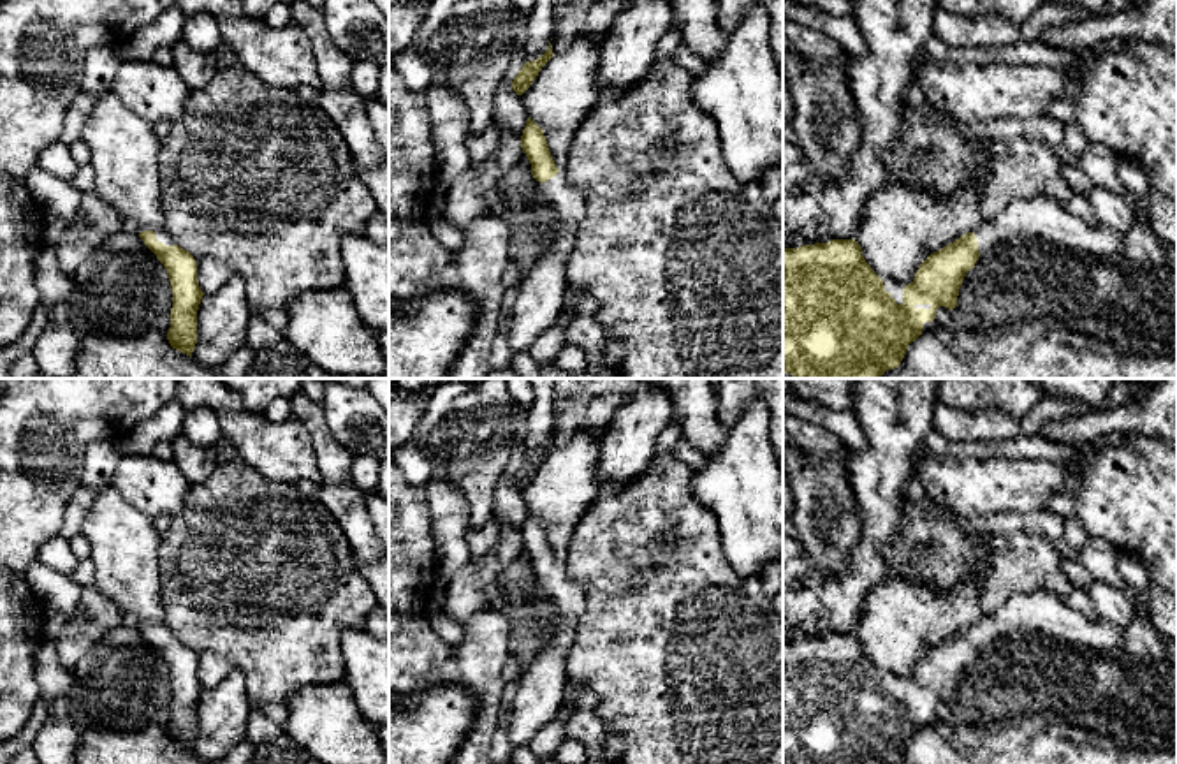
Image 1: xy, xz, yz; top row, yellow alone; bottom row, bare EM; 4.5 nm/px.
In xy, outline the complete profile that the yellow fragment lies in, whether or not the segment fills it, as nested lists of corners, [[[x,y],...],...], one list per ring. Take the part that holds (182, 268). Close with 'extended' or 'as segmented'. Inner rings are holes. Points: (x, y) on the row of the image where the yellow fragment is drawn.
[[[141,225],[139,238],[157,255],[169,275],[172,308],[167,340],[172,349],[192,357],[197,343],[197,310],[204,296],[197,283],[197,262],[190,252],[176,245],[164,227]]] | extended

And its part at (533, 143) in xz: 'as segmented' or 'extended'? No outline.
extended

